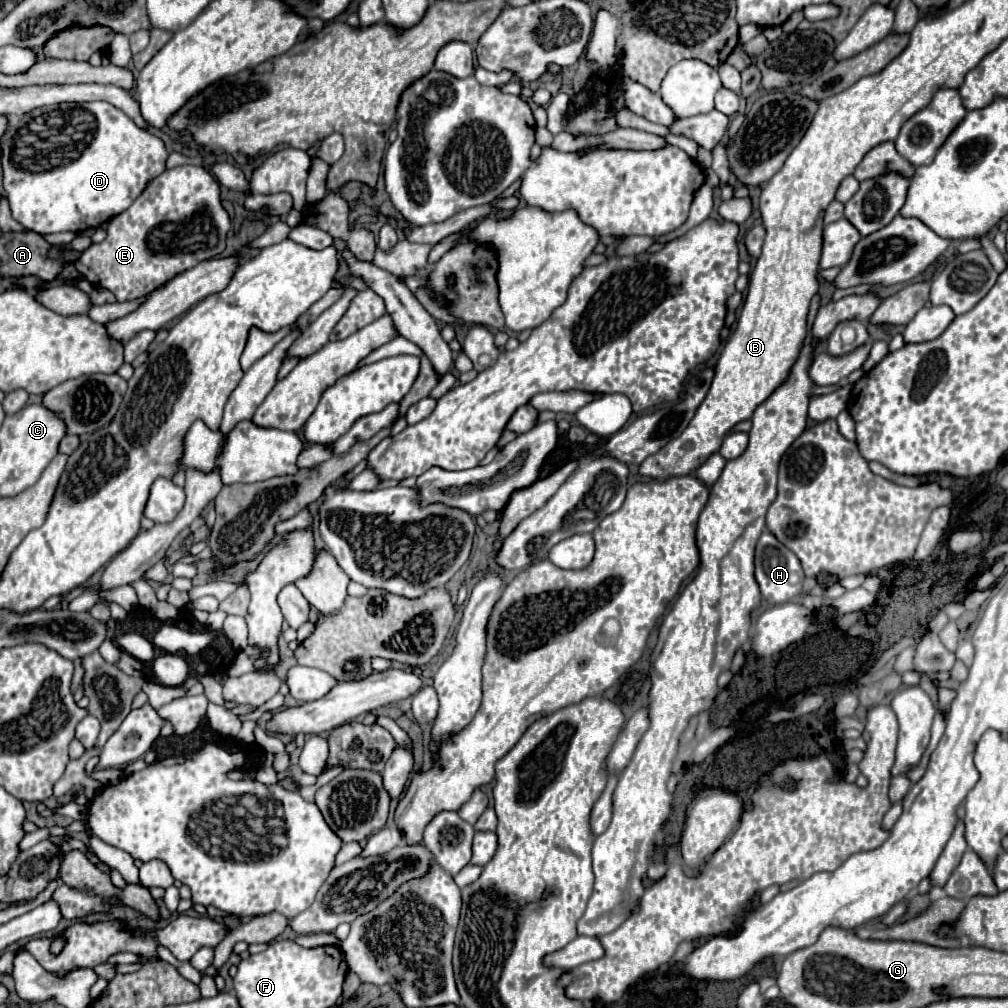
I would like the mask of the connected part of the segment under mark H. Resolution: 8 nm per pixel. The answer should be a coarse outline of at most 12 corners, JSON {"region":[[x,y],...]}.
{"region":[[768,530],[756,582],[768,604],[800,594],[800,560]]}

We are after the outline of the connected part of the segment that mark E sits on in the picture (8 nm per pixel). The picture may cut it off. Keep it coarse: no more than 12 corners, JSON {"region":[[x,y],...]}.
{"region":[[202,166],[156,176],[74,266],[118,302],[220,256]]}

